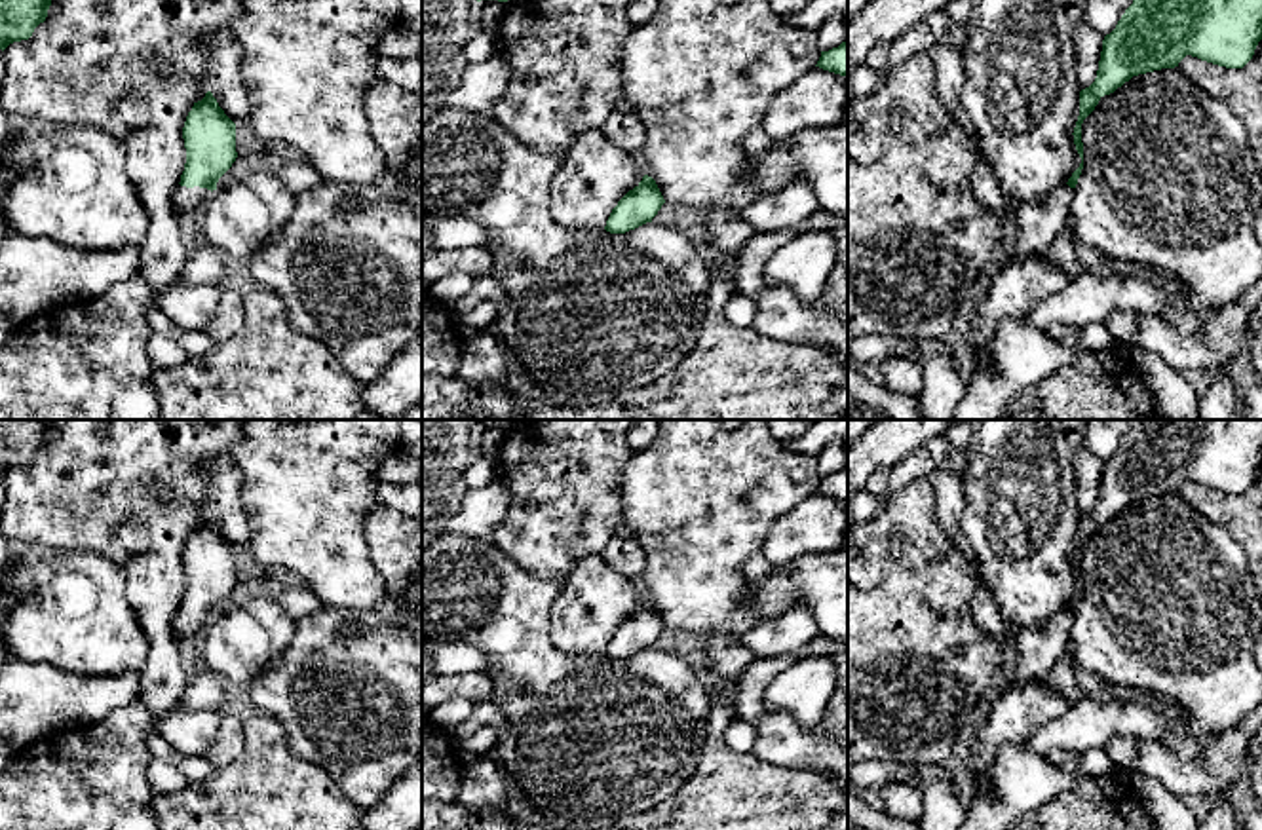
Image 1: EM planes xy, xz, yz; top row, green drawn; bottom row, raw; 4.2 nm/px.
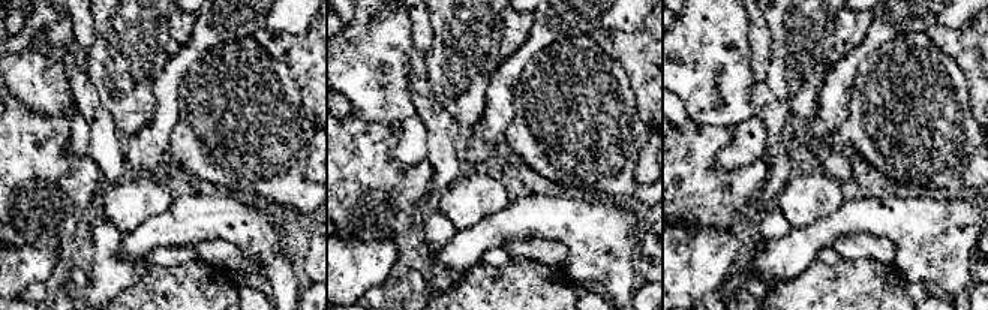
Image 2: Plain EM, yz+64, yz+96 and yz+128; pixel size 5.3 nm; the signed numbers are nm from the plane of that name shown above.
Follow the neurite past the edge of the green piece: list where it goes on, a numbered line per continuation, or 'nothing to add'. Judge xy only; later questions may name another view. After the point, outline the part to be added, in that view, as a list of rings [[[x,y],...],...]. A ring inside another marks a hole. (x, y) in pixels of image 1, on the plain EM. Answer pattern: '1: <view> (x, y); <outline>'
1: xy (187, 625); [[[179,610],[173,623],[177,644],[192,642],[200,627],[209,621],[211,621],[211,615],[207,613],[200,613],[200,612],[186,613]]]

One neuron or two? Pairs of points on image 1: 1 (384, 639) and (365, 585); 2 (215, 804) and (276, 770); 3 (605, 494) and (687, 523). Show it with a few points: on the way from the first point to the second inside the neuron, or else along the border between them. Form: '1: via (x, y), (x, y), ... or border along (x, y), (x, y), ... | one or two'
1: border along (377, 566), (386, 597), (375, 608), (329, 608) | two
2: via (230, 804), (242, 804), (261, 785) | one
3: border along (631, 456), (624, 473), (622, 521) | two

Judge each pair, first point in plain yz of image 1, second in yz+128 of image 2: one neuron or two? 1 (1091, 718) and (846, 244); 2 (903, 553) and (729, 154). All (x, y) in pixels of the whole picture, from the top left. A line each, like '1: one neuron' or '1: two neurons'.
1: two neurons
2: two neurons

